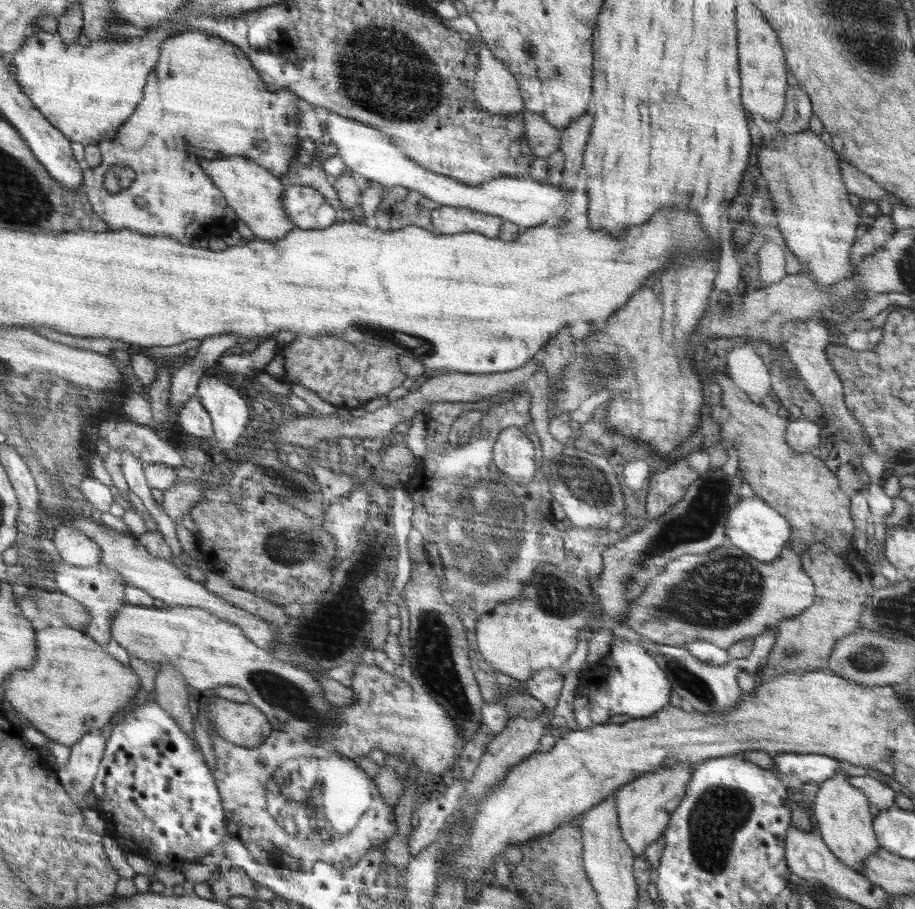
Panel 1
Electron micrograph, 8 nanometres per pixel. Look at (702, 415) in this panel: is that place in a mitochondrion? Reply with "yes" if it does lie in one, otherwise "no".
no

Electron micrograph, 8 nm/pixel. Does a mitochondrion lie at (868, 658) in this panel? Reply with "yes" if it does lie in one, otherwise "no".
yes

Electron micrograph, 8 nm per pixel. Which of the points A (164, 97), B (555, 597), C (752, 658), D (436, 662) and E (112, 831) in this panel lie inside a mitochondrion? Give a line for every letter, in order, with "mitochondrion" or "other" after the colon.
A: other
B: mitochondrion
C: other
D: mitochondrion
E: other

